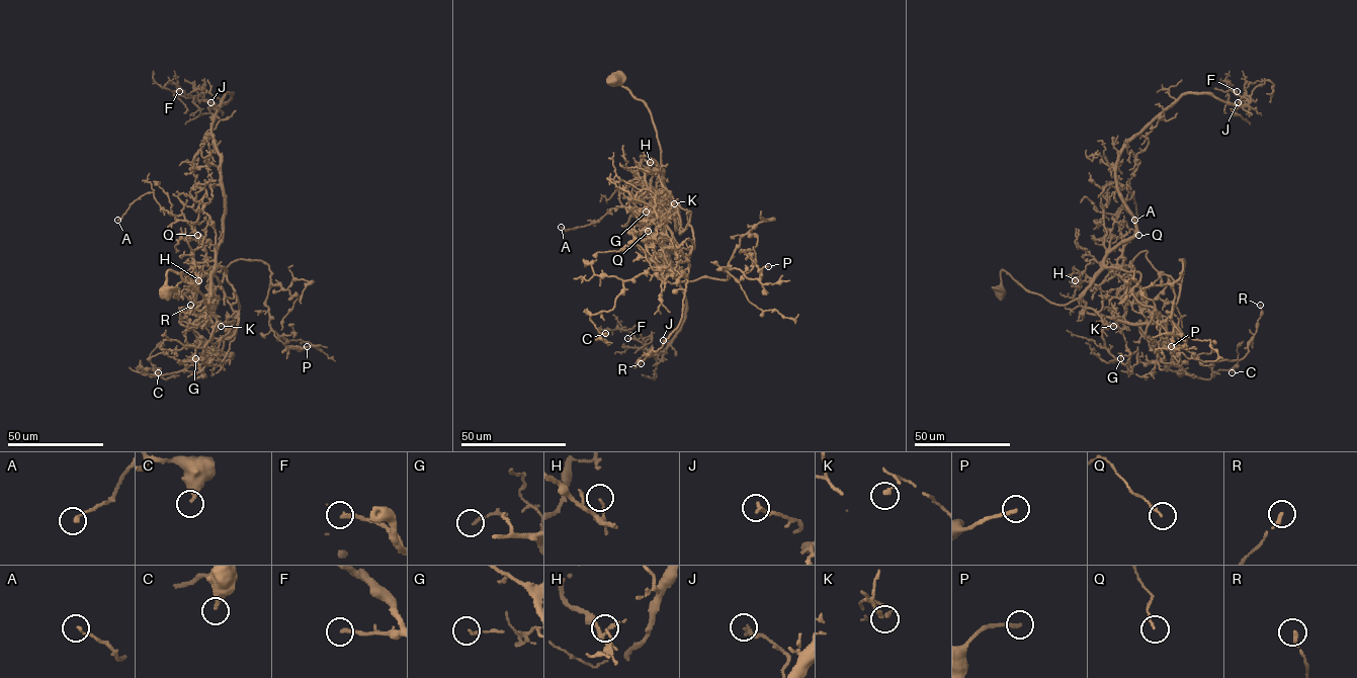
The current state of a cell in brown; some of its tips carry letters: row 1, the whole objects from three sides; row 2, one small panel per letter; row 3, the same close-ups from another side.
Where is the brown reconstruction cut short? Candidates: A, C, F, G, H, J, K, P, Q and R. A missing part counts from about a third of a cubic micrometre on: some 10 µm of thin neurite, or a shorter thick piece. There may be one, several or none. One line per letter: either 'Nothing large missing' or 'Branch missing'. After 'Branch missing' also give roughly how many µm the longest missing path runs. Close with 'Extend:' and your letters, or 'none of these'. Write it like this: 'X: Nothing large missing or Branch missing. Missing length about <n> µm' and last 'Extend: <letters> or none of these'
A: Nothing large missing
C: Nothing large missing
F: Nothing large missing
G: Nothing large missing
H: Nothing large missing
J: Nothing large missing
K: Branch missing. Missing length about 20 µm
P: Branch missing. Missing length about 10 µm
Q: Nothing large missing
R: Nothing large missing
Extend: K, P

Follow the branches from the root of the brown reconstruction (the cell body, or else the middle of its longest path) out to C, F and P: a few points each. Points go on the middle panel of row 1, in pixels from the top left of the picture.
C: (613, 79), (650, 111), (661, 167), (646, 185), (687, 260), (624, 281), (615, 307), (590, 317), (605, 333)
F: (613, 79), (656, 132), (676, 228), (677, 212), (664, 244), (685, 302), (659, 354), (627, 338)
P: (613, 79), (656, 132), (661, 167), (645, 181), (688, 261), (674, 277), (768, 266)

